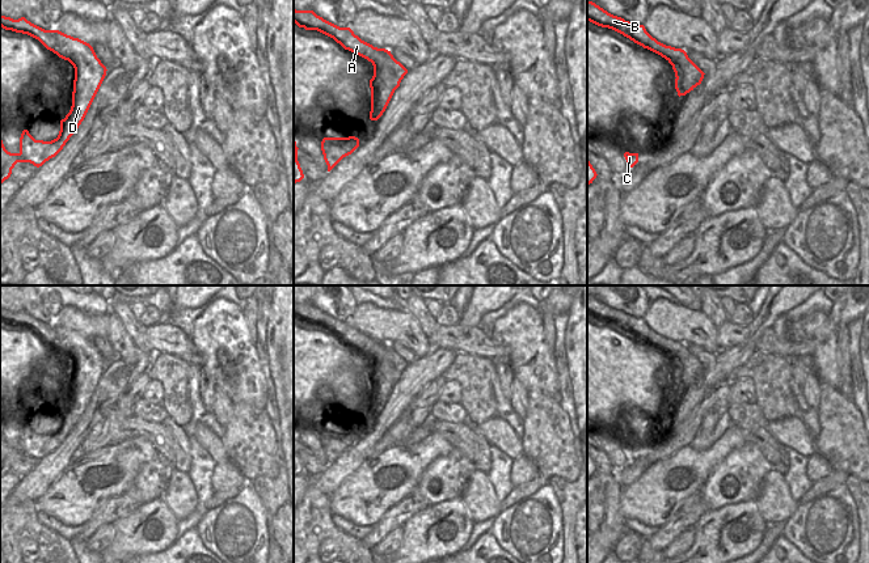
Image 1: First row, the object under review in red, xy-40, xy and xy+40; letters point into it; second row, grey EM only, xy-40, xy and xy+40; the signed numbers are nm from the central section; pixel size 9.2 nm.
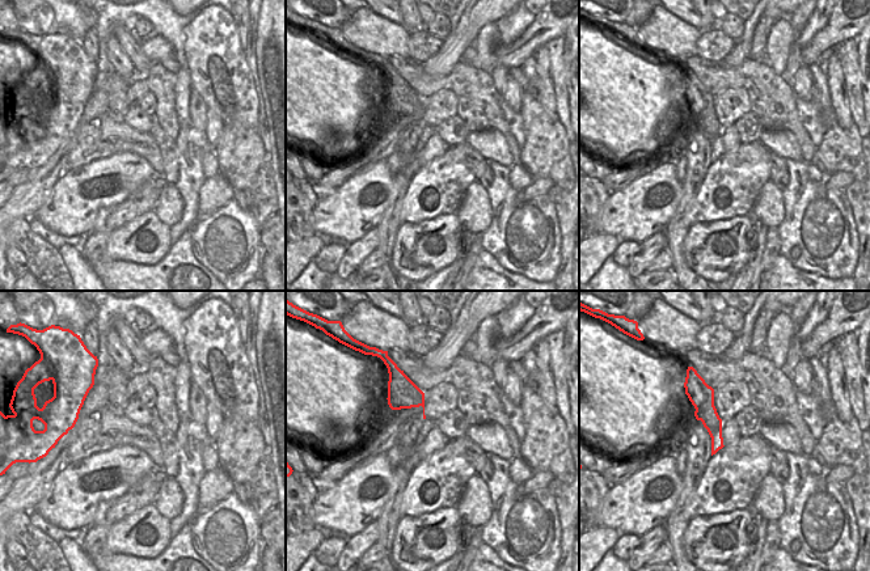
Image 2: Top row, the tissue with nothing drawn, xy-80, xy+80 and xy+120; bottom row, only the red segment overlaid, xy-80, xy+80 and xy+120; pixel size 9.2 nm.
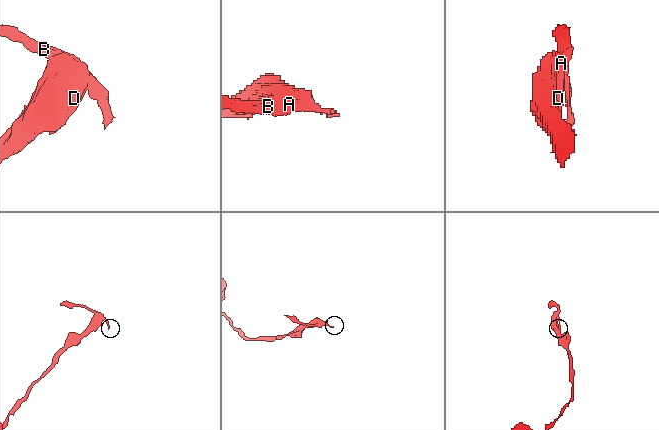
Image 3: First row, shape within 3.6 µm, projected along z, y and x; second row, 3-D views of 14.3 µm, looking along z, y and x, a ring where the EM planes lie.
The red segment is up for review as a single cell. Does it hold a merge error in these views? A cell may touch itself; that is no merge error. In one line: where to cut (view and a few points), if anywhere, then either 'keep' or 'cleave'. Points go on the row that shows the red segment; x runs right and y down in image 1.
xy (372, 64), (388, 67), (401, 79) | cleave

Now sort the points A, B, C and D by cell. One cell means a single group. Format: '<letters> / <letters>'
A B / C D

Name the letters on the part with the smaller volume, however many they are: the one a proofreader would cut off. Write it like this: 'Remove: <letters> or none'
Remove: A, B.

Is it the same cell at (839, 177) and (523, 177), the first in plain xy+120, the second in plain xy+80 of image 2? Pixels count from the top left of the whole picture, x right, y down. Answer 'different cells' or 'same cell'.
different cells

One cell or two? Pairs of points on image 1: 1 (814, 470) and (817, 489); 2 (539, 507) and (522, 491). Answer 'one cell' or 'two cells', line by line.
1: two cells
2: two cells

